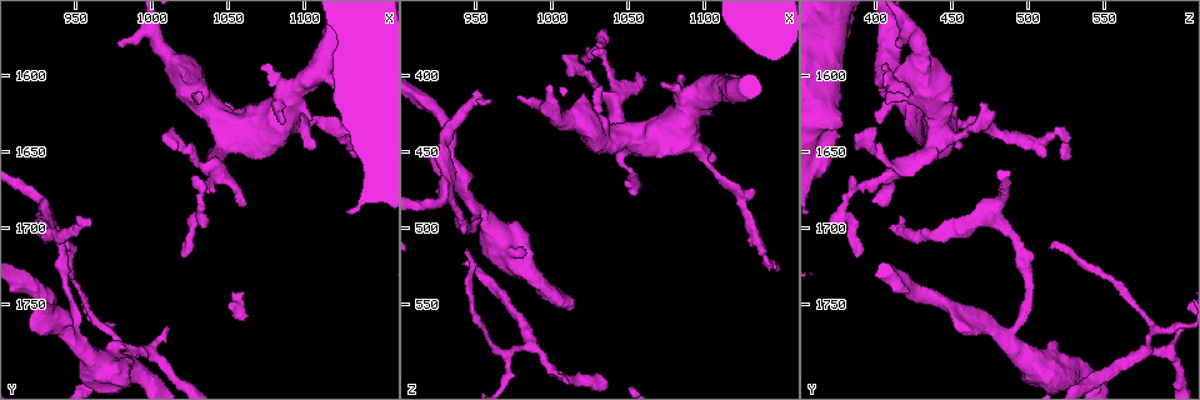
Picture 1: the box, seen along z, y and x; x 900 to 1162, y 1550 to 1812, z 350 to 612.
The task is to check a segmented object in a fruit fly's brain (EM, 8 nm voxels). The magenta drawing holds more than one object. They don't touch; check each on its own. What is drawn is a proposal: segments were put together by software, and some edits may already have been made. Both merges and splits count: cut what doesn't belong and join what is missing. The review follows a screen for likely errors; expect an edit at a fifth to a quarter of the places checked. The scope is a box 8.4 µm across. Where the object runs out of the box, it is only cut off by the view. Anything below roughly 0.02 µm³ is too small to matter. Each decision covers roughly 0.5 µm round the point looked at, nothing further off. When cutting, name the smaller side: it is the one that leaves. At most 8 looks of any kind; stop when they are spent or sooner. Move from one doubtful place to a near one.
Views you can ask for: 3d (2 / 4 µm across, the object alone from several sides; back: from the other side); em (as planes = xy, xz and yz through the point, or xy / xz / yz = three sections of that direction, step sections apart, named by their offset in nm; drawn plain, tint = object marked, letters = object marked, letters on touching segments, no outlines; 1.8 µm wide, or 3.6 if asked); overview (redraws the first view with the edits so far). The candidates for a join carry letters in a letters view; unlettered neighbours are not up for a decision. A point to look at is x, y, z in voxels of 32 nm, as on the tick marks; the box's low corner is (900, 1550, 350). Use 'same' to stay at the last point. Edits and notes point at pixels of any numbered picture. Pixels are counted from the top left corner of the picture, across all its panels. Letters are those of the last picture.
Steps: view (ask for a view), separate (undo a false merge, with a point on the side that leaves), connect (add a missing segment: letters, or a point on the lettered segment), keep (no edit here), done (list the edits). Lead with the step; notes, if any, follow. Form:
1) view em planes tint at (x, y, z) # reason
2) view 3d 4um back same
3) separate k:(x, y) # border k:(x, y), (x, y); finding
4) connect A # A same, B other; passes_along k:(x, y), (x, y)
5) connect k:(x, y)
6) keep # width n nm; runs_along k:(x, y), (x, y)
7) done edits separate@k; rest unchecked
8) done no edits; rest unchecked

view 3d 4um back at (958, 1694, 416) # branch stops here

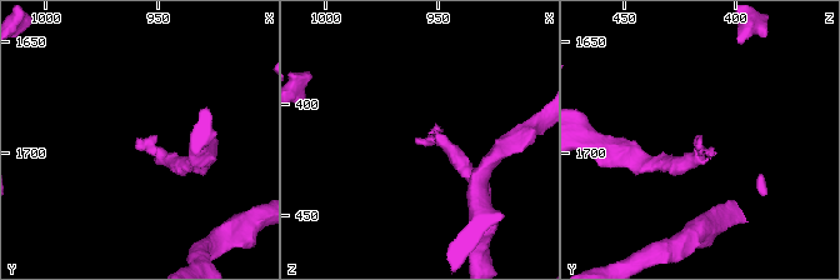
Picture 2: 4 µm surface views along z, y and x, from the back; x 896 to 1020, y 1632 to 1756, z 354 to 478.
view em yz step 8 letters at (959, 1694, 416) # now the EM

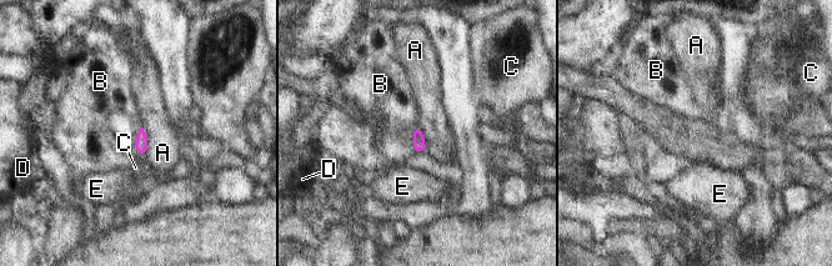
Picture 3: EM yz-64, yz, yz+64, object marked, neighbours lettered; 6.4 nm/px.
view em xy step 8 letters same

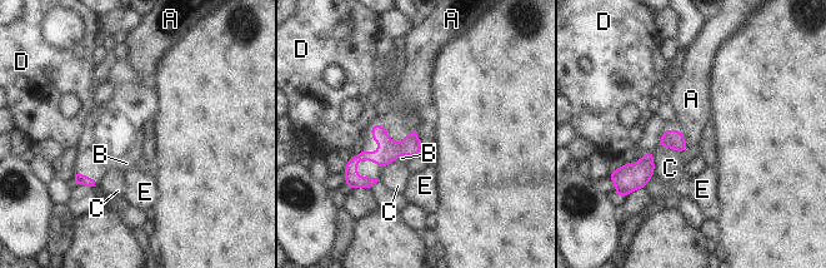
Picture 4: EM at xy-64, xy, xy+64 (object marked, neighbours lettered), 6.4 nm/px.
connect B # longest_contact A 170 nm; A other, B same, C other, D other, E other; passes_along 4:(389, 150), (412, 130), (412, 120); it goes on there

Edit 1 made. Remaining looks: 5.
view 3d 4um at (918, 1760, 450) # branch stops here

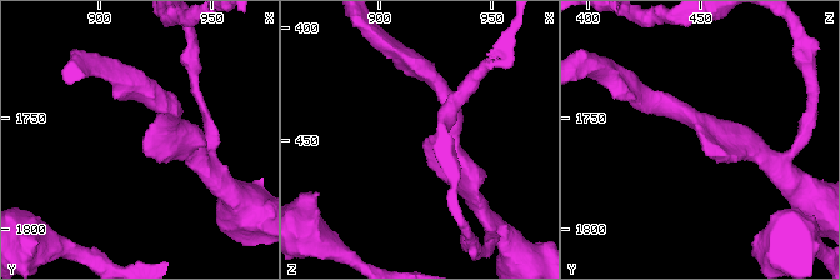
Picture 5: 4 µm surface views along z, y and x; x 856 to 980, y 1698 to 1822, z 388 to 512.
view em yz step 16 tint at (919, 1758, 449)

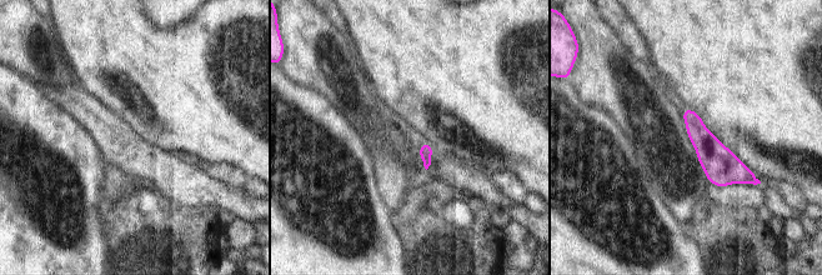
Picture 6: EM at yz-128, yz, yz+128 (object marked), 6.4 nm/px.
view em planes letters same # another direction

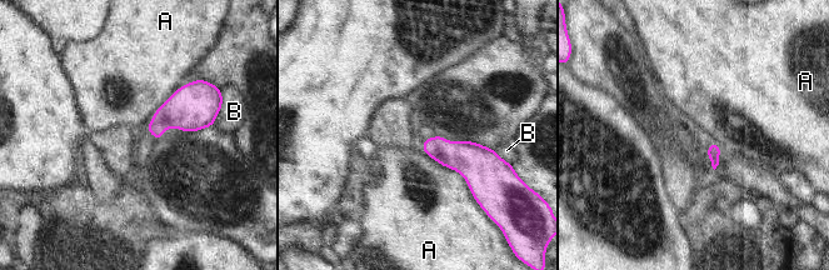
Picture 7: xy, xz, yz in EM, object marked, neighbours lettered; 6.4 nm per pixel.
keep # longest_contact A 480 nm; A other, B other; border 7:(422, 149), (457, 170), (477, 200); no lettered segment goes on from it

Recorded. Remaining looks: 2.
view 3d 2um at (1020, 1720, 388) # thin end

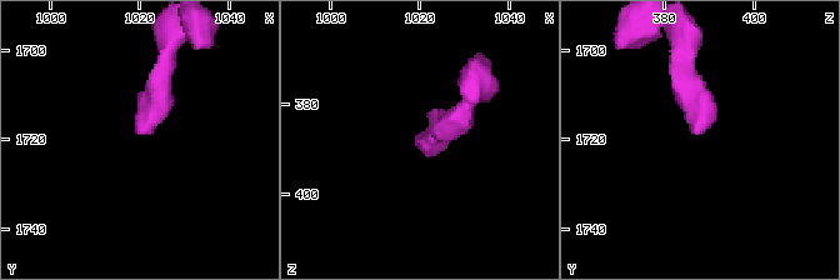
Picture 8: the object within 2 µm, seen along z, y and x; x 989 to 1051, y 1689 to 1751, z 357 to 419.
view em xz step 16 letters at (1020, 1719, 386) # need the tissue

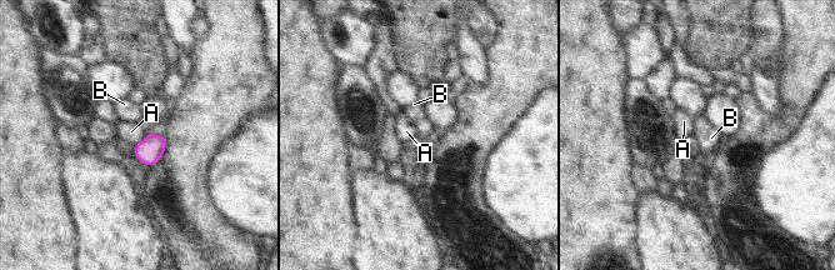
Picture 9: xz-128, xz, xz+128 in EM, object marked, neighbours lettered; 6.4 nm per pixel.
keep # A other, B other; border 9:(148, 133), (134, 146); no lettered segment goes on from it

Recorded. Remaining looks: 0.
done edits connect@4; rest unchecked

